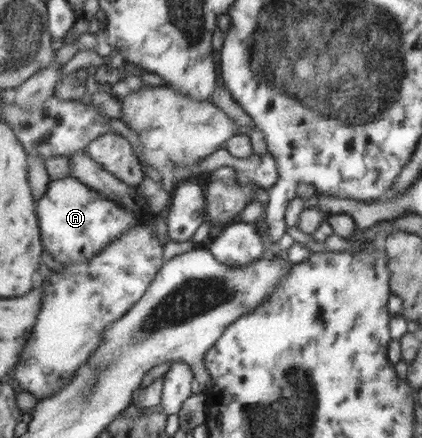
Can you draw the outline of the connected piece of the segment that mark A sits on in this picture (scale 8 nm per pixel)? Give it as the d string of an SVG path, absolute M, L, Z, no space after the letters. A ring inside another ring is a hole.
M73 176L49 182L46 193L38 201L36 213L46 250L63 266L91 260L109 243L117 240L118 235L139 223L133 211L107 200Z

